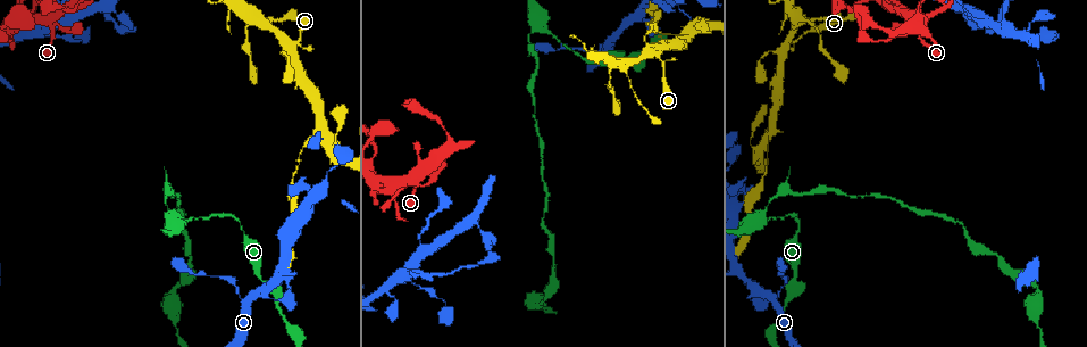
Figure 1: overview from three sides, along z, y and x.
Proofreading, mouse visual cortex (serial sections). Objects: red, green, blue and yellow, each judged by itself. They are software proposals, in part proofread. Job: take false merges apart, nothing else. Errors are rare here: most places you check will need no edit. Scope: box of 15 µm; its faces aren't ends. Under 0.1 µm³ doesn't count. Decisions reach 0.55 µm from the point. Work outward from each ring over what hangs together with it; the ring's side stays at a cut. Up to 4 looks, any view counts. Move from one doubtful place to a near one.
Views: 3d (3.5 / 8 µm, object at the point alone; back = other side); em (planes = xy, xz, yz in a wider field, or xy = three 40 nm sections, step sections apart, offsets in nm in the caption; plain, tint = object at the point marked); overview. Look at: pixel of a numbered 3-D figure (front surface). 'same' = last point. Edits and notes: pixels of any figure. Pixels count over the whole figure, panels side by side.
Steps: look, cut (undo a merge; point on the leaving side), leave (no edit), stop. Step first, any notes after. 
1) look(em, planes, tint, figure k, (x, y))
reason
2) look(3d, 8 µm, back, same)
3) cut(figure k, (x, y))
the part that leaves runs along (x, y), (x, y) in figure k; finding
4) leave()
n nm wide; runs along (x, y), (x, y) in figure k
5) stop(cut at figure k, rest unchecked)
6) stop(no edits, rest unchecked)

look(3d, 3.5 µm, figure 1, (657, 53))
looks like a crossing

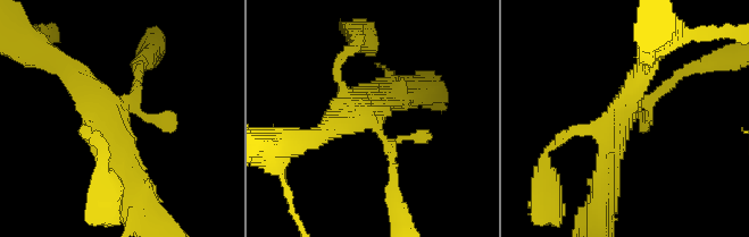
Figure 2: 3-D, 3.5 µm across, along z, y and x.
look(em, xy, step 3, tint, figure 2, (116, 108))

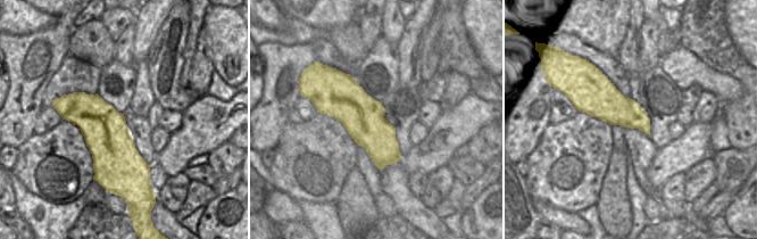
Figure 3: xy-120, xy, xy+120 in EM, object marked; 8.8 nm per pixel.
leave()
380 nm wide; runs along (687, 68), (625, 117), (608, 179) in figure 2; one cell here

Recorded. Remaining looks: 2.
look(3d, 3.5 µm, back, figure 1, (307, 143))
thick turns thin

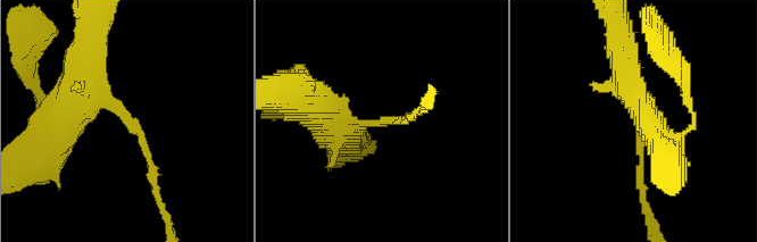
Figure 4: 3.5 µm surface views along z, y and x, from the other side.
look(em, xy, step 2, tint, figure 4, (382, 118))
arms of 100, 350 nm

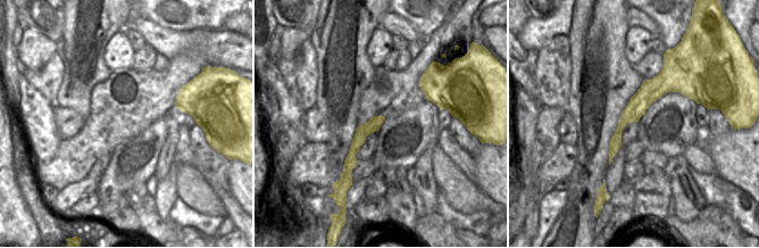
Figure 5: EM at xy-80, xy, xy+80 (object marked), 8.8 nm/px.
cut(figure 4, (642, 195))
border along (344, 164), (351, 171) in figure 5; two cells meet here

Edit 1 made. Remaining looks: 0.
stop(cut at figure 4, rest unchecked)

